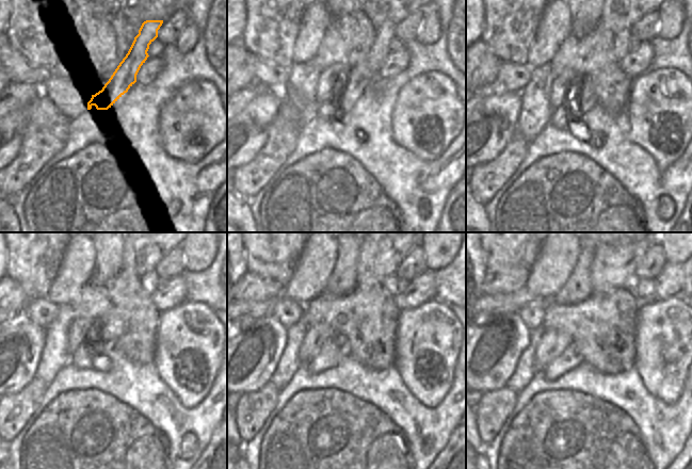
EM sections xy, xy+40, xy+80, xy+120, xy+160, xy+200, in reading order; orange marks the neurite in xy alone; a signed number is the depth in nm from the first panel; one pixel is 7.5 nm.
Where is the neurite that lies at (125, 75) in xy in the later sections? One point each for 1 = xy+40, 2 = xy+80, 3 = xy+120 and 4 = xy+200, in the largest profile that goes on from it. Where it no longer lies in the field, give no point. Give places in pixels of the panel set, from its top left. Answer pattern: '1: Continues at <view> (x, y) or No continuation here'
1: Continues at xy+40 (360, 76)
2: Continues at xy+80 (561, 116)
3: Continues at xy+120 (84, 357)
4: Continues at xy+200 (570, 357).

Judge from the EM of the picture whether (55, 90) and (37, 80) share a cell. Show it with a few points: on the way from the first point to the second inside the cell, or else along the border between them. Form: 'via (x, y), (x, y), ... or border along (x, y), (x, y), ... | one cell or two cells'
border along (51, 74), (41, 86) | two cells

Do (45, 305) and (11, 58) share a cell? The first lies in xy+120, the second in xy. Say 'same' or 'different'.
same

